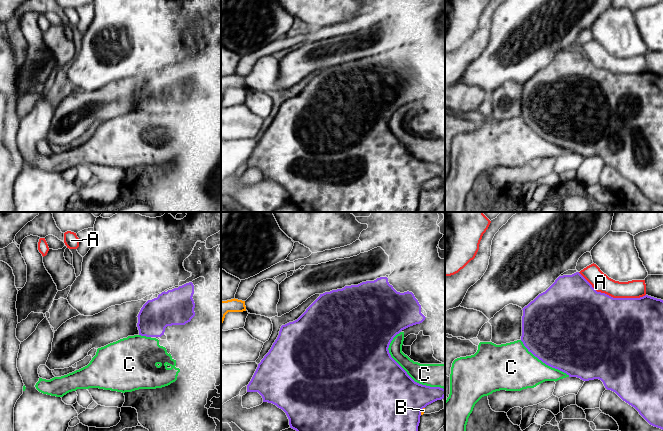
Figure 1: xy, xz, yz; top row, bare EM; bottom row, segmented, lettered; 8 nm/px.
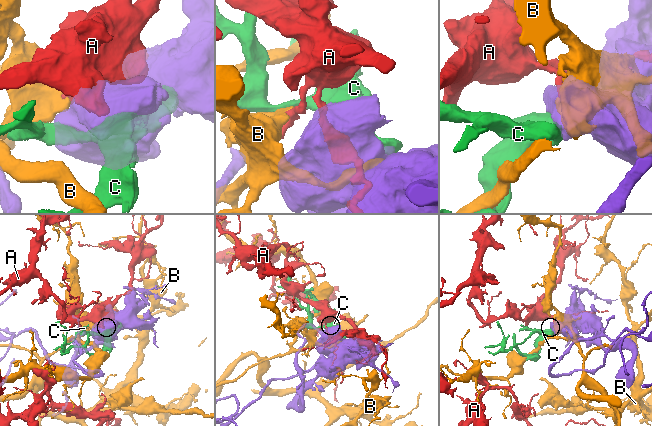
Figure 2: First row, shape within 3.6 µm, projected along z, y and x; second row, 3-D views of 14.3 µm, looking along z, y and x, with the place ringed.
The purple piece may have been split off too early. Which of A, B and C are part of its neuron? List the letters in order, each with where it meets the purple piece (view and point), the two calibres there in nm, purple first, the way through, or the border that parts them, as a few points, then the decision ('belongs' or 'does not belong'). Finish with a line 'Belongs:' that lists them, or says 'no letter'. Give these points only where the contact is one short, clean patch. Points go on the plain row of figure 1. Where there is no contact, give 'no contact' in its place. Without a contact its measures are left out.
A: meets purple in yz at (612, 73); 500 nm thick on the purple side, 150 nm on the other; does not belong
B: meets purple in xz at (421, 186); 500 nm thick on the purple side, 30 nm on the other; does not belong
C: meets purple in xz at (406, 148); 500 nm thick on the purple side, 190 nm on the other; does not belong
Belongs: no letter

